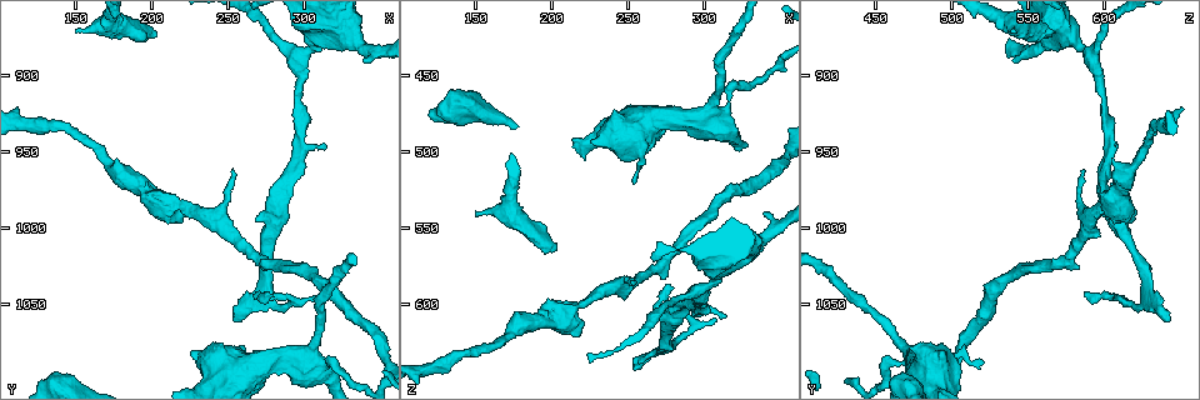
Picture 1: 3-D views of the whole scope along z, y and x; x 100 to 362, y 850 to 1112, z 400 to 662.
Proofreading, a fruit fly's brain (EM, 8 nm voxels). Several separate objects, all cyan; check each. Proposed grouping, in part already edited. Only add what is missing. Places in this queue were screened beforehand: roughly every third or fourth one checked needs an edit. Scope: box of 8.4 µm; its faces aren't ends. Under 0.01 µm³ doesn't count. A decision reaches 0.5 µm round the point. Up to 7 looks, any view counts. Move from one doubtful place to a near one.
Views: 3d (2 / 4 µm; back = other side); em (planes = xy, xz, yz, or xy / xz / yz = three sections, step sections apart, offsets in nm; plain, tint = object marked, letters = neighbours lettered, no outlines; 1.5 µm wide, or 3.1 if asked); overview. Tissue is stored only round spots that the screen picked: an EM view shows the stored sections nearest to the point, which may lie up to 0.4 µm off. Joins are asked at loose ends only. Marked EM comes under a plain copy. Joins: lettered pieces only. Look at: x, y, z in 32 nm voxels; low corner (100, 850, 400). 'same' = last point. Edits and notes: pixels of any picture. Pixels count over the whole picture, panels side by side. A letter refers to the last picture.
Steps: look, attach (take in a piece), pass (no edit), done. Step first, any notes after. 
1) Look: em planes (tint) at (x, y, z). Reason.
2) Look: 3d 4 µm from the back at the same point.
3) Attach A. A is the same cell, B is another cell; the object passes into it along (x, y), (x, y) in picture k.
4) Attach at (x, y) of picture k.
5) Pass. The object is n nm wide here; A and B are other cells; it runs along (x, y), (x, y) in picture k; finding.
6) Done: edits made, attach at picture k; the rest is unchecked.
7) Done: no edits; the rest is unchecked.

Look: em planes (letters) at (306, 1048, 608). Tapers out.

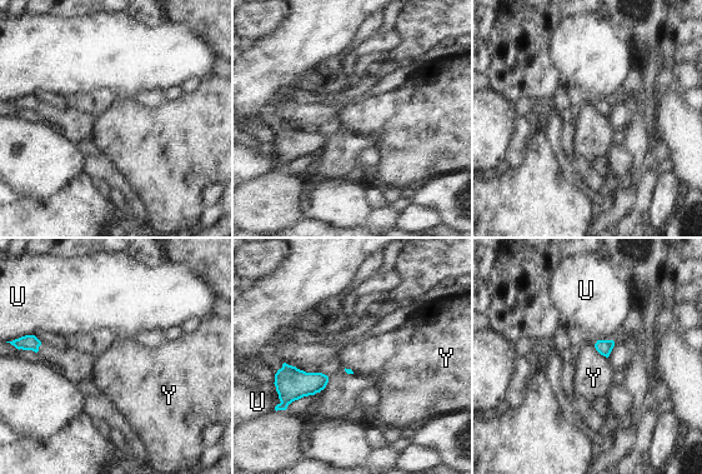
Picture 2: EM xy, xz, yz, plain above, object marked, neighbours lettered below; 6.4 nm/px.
Pass. U and Y are other cells; a border runs along (593, 344), (607, 358) in picture 2; none of them fits.

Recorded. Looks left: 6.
Look: em planes (letters) at (254, 1062, 642). Branch stops here.

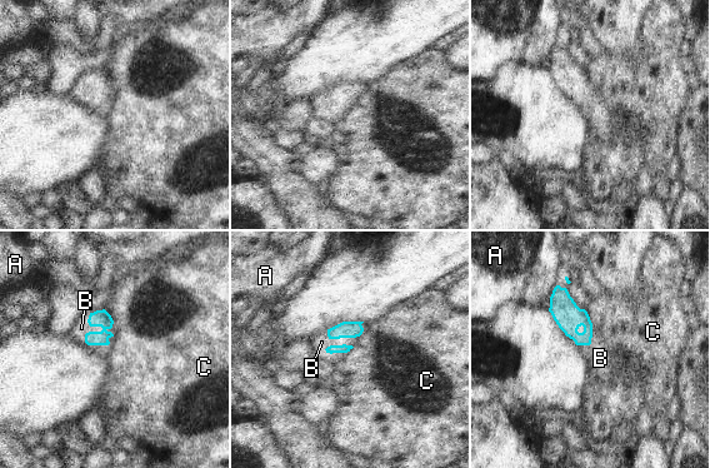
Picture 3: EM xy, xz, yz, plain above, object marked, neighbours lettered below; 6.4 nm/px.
Attach B. The object is 110 nm wide here; B is the same cell, A and C are other cells; it goes on there.

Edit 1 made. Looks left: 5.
Look: 3d 4 µm at (254, 962, 586). Thin end.

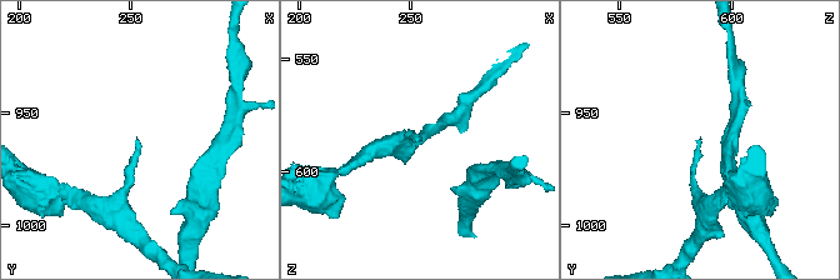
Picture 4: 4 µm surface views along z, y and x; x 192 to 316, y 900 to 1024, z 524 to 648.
Look: em xy step 4 (tint) at (253, 961, 586). Shape alone is not enough.

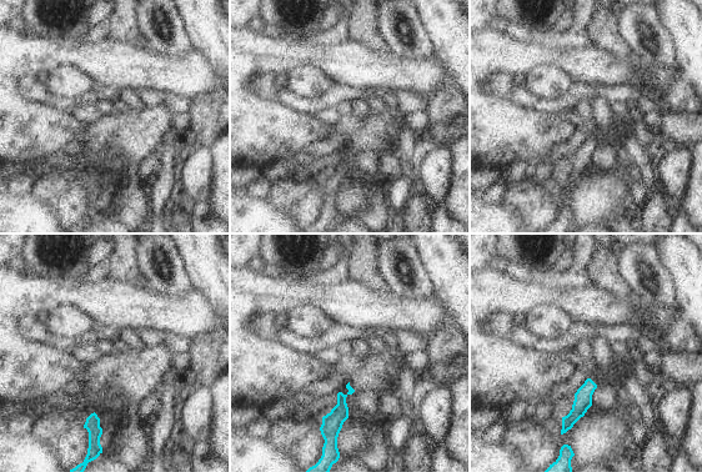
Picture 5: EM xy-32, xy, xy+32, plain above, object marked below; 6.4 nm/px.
Look: em planes (letters) at the same point. Cut it another way.

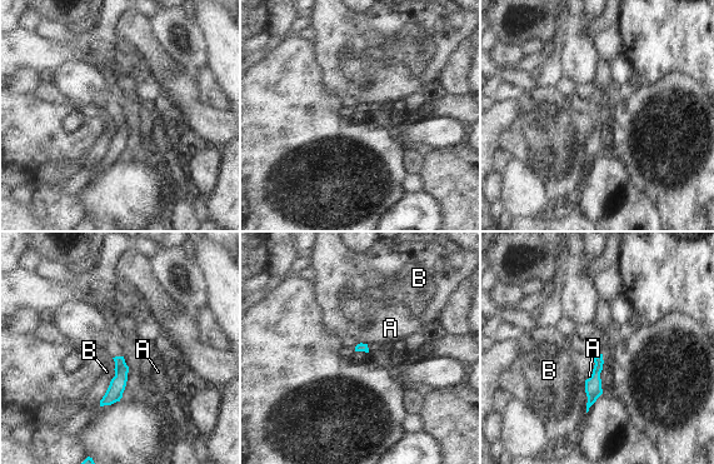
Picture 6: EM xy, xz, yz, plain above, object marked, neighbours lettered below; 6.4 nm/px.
Pass. A and B are other cells; it runs along (120, 359), (120, 379), (104, 402) in picture 6; none of them fits.

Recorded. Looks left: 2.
Done: edits made, attach at picture 3; the rest is unchecked.

